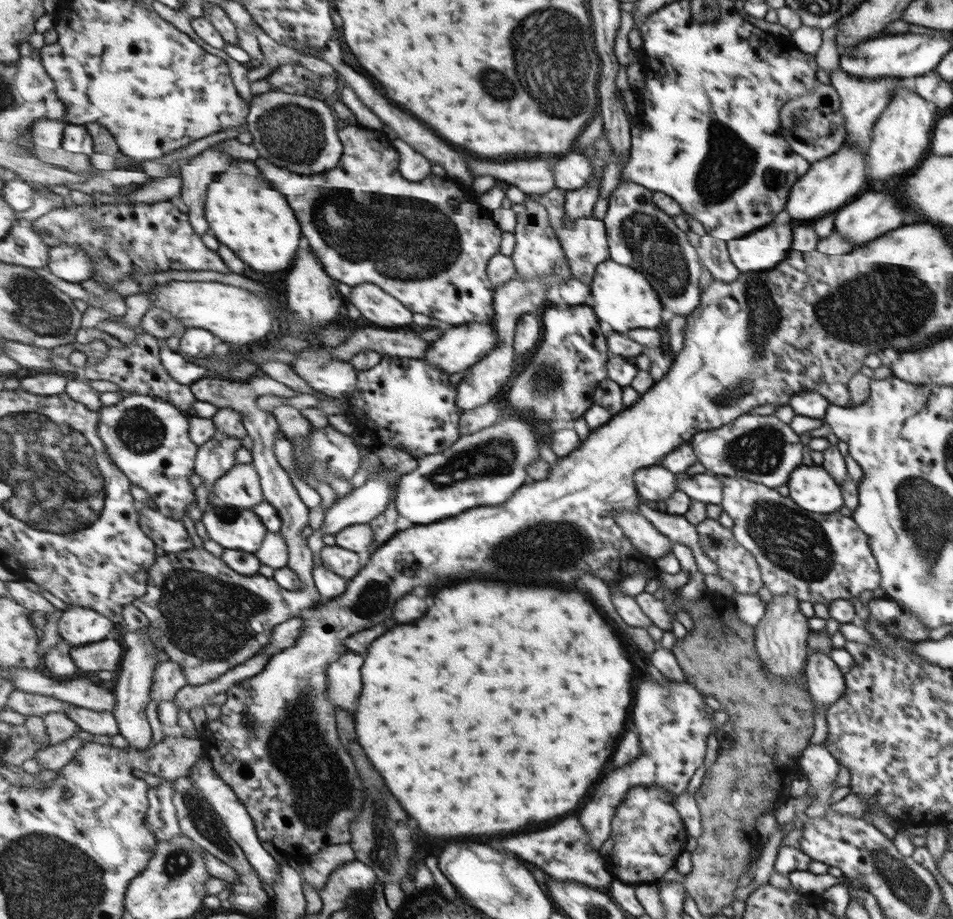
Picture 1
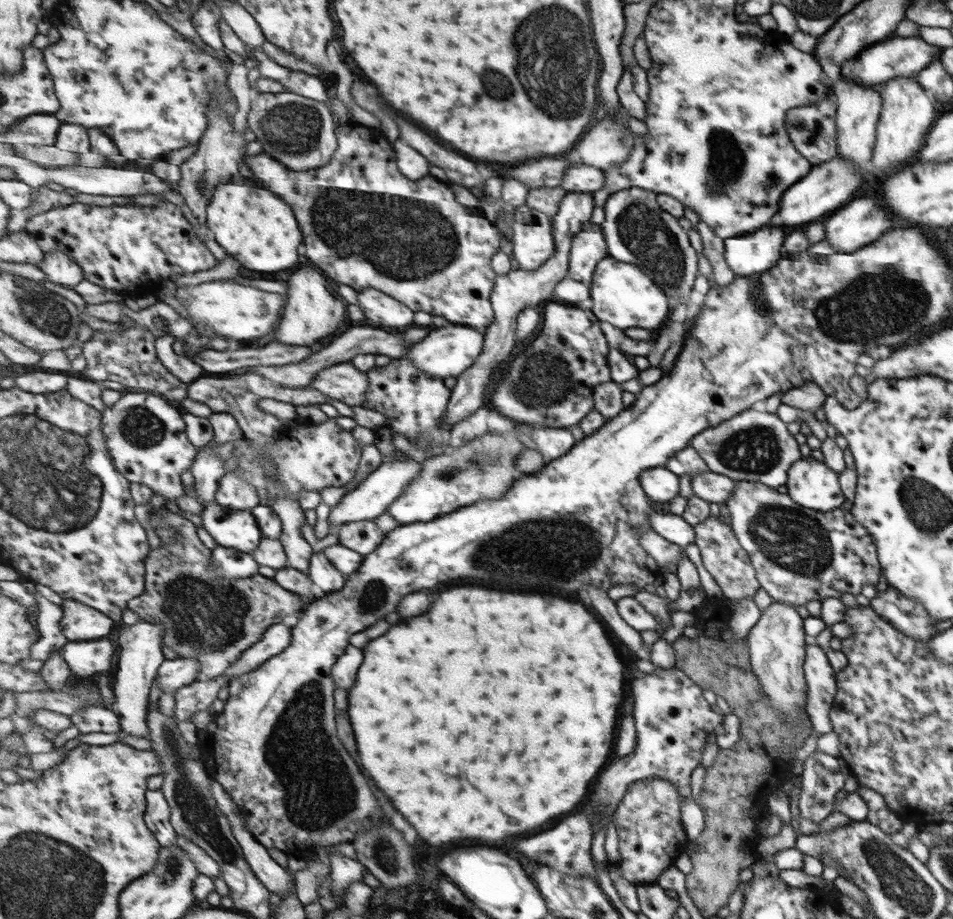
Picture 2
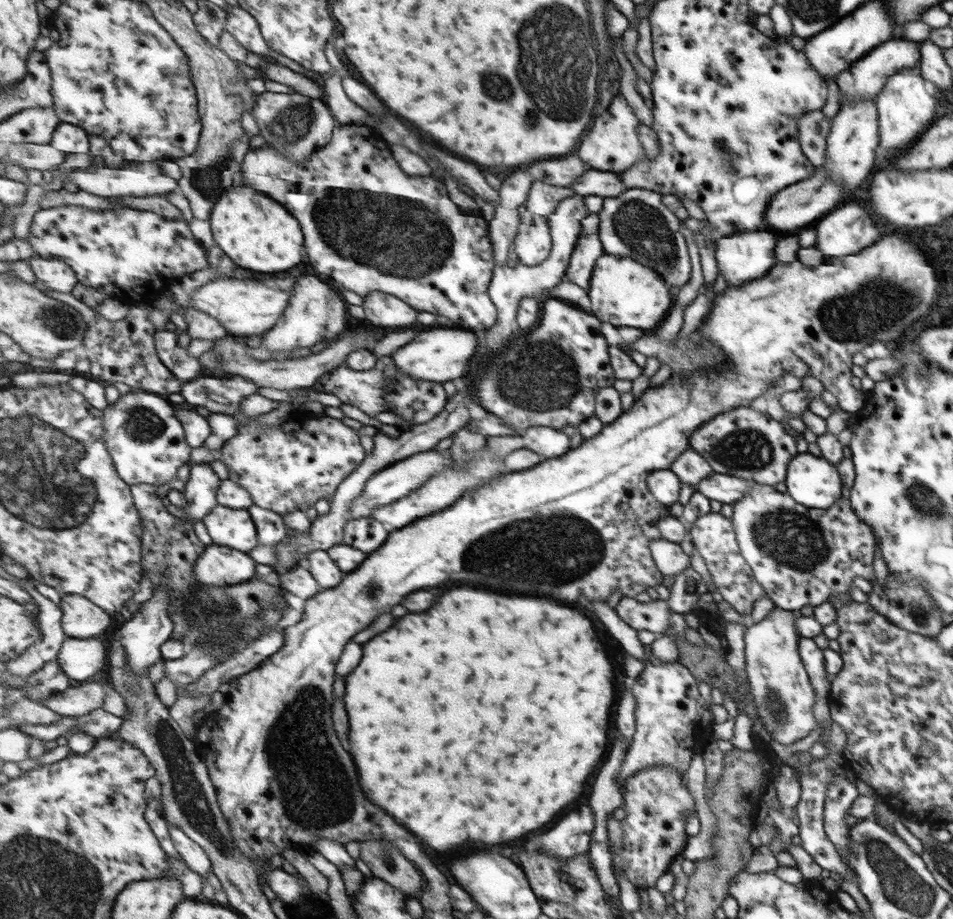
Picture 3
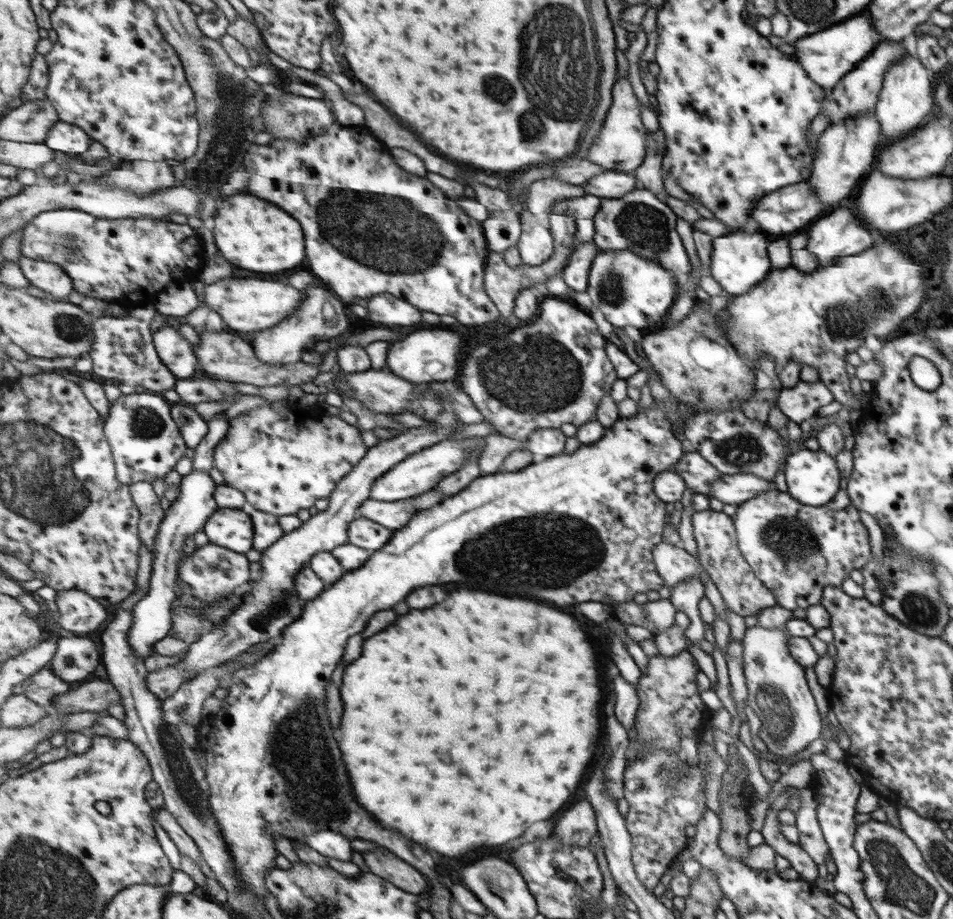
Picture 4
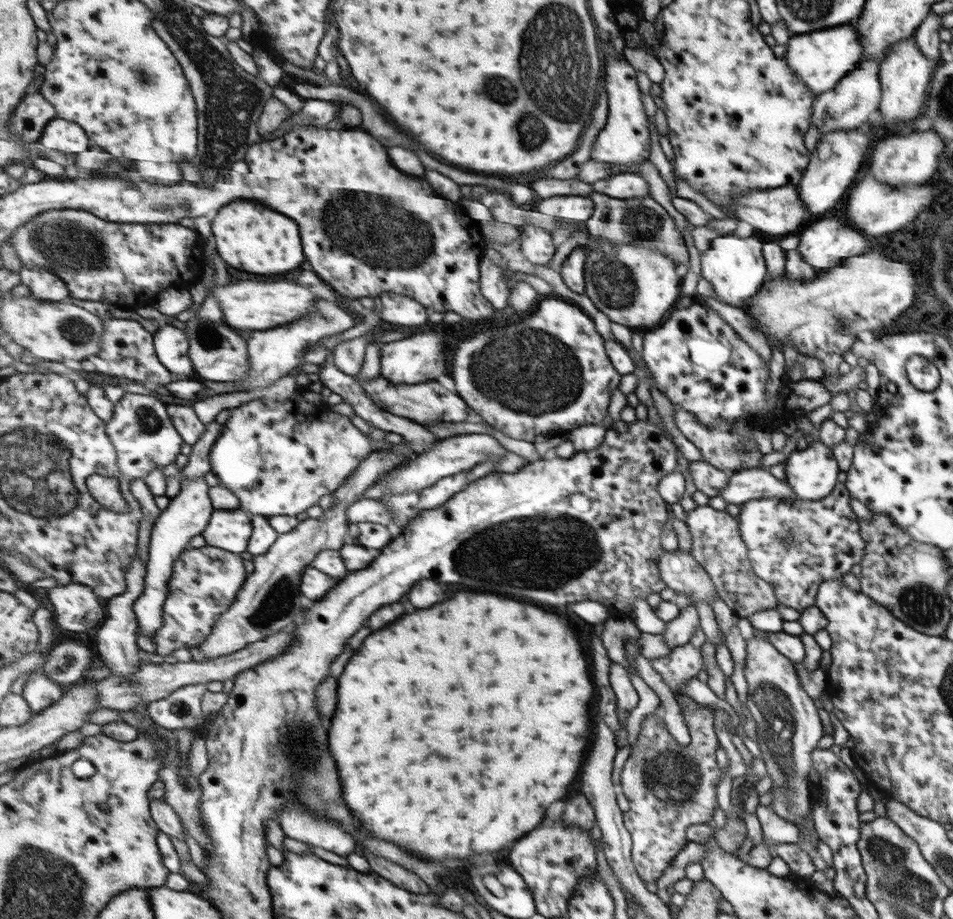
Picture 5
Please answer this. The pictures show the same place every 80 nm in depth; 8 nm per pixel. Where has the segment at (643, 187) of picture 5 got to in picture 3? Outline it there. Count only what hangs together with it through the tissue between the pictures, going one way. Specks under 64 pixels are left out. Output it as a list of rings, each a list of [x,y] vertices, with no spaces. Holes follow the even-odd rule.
[[[597,169],[585,171],[571,186],[575,192],[587,196],[602,196],[603,199],[621,196],[628,188],[620,173]]]

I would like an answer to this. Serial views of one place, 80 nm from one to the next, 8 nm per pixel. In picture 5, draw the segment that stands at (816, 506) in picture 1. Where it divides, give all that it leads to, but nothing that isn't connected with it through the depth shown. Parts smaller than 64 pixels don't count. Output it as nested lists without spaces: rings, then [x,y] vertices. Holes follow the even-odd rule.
[[[818,439],[803,450],[795,449],[785,459],[784,474],[799,500],[821,500],[834,490],[839,465],[832,449]]]

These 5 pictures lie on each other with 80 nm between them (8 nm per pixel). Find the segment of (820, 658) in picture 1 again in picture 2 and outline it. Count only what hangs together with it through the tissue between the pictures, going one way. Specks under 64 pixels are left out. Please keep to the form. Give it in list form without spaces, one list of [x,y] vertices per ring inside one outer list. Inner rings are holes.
[[[813,642],[805,651],[805,681],[809,686],[808,703],[805,705],[806,714],[812,722],[810,736],[821,736],[831,732],[833,725],[828,712],[835,695],[835,671],[827,660],[824,649]]]

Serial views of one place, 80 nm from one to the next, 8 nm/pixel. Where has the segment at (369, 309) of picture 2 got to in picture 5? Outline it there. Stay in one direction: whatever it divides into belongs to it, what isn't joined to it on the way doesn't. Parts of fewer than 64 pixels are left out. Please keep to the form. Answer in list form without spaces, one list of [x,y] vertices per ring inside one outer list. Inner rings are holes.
[[[385,292],[381,296],[381,312],[379,316],[391,324],[403,324],[403,326],[421,326],[429,322],[429,308],[423,306],[418,300],[411,300],[407,296],[399,296],[393,292]]]

